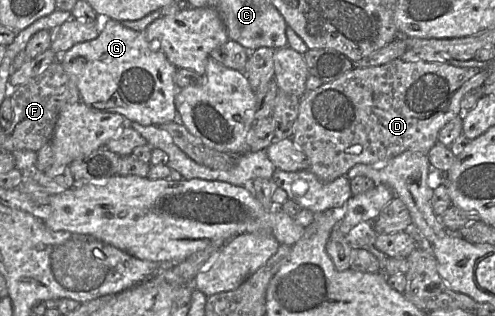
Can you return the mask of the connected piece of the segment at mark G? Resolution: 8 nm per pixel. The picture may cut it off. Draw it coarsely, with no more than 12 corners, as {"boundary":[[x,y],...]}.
{"boundary":[[109,19],[58,61],[81,101],[143,126],[174,121],[177,68]]}

